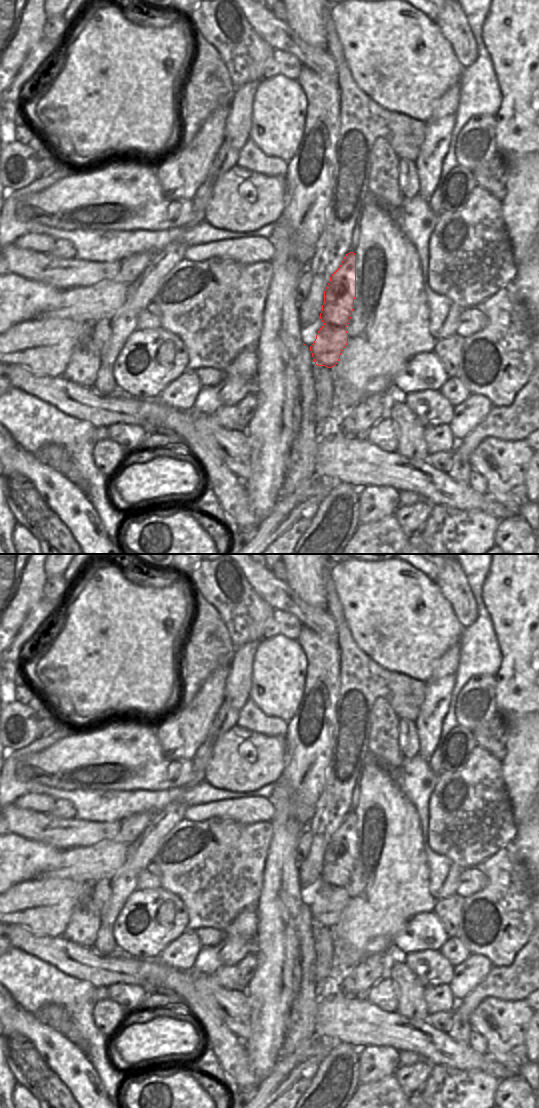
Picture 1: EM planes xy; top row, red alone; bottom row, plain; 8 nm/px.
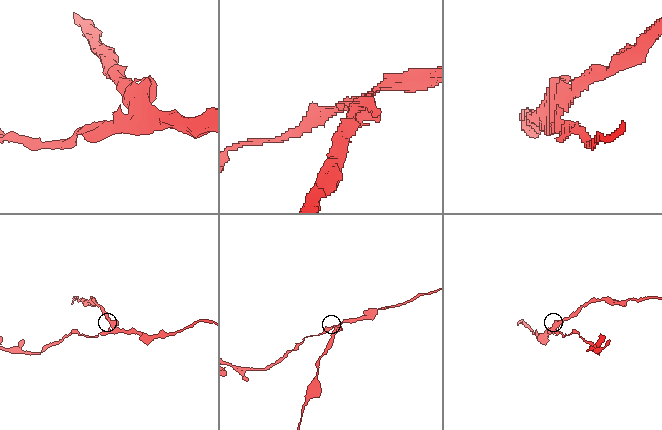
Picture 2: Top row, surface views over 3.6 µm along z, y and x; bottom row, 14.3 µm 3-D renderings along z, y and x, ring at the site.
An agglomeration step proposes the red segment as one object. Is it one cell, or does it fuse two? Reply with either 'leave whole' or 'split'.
split

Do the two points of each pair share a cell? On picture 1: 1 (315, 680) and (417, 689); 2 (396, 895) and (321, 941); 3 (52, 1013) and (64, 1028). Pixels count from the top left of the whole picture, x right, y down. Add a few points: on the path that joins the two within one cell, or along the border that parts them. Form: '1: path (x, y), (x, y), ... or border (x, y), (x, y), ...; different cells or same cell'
1: border (340, 658), (340, 690), (335, 705); different cells
2: border (329, 928), (334, 958); different cells
3: path (56, 1017), (63, 1024); same cell

